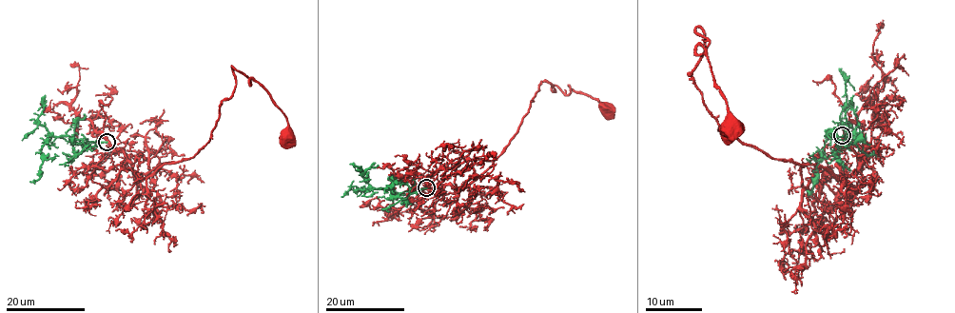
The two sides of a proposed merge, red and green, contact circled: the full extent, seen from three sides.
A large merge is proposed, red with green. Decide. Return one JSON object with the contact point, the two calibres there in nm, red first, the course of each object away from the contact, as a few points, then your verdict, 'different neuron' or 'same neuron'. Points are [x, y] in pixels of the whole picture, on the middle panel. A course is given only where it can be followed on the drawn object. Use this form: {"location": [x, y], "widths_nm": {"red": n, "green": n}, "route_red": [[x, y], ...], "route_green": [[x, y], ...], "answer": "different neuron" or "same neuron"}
{"location": [426, 187], "widths_nm": {"red": 440, "green": 280}, "route_red": [[426, 187], [468, 186], [476, 180], [516, 132], [542, 82], [568, 94], [569, 86], [607, 109]], "route_green": [[426, 187], [405, 198], [396, 198], [388, 188], [373, 188], [361, 177], [361, 170], [350, 163]], "answer": "same neuron"}

